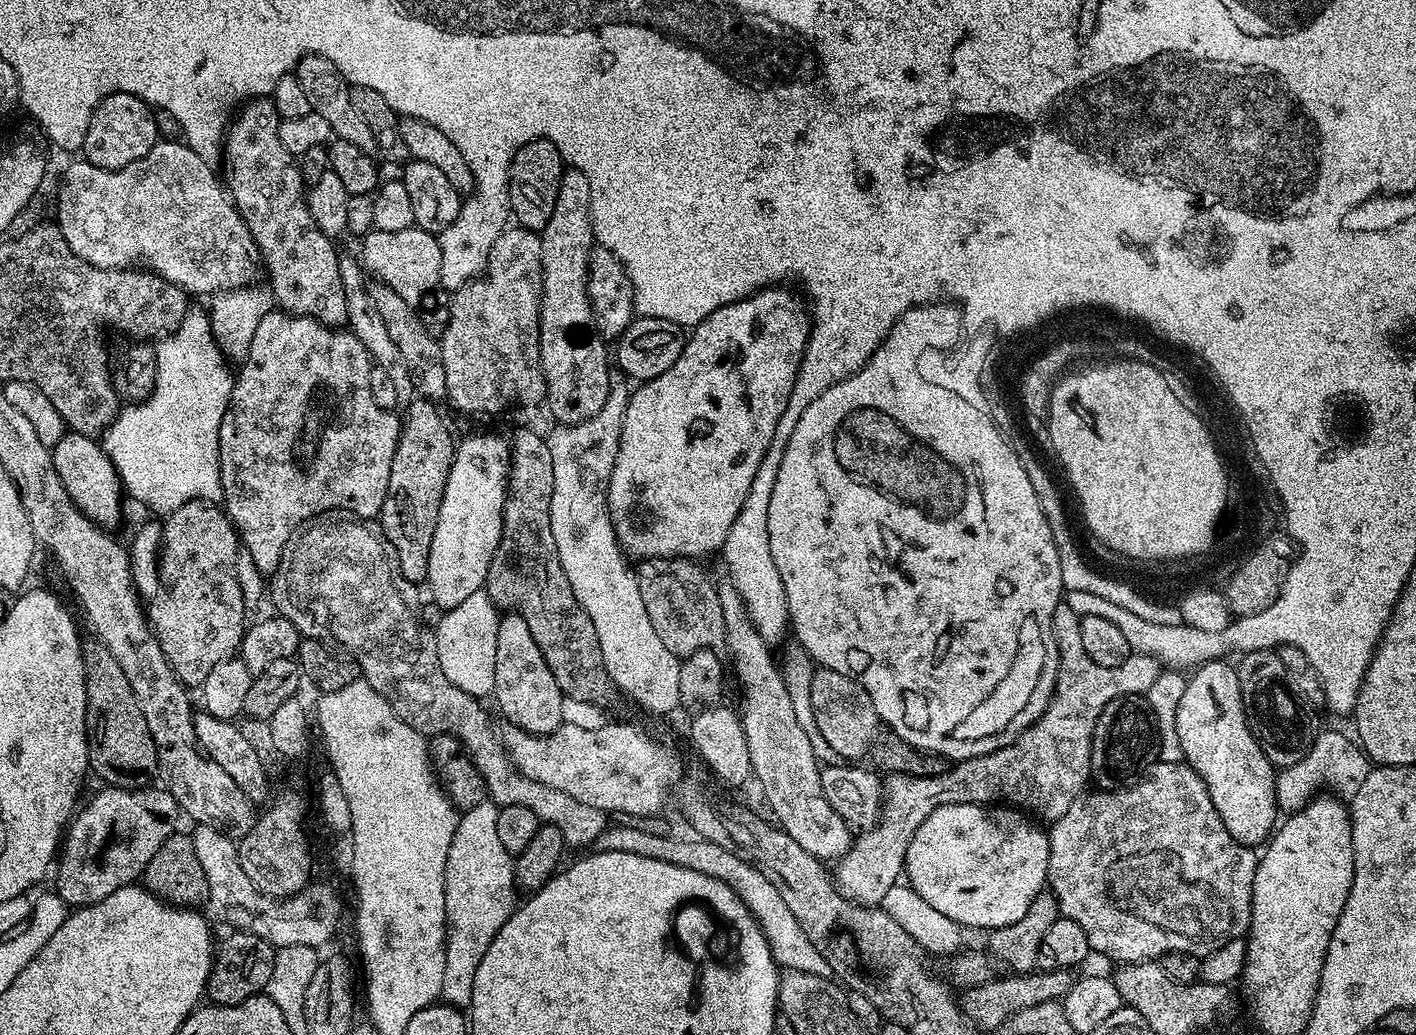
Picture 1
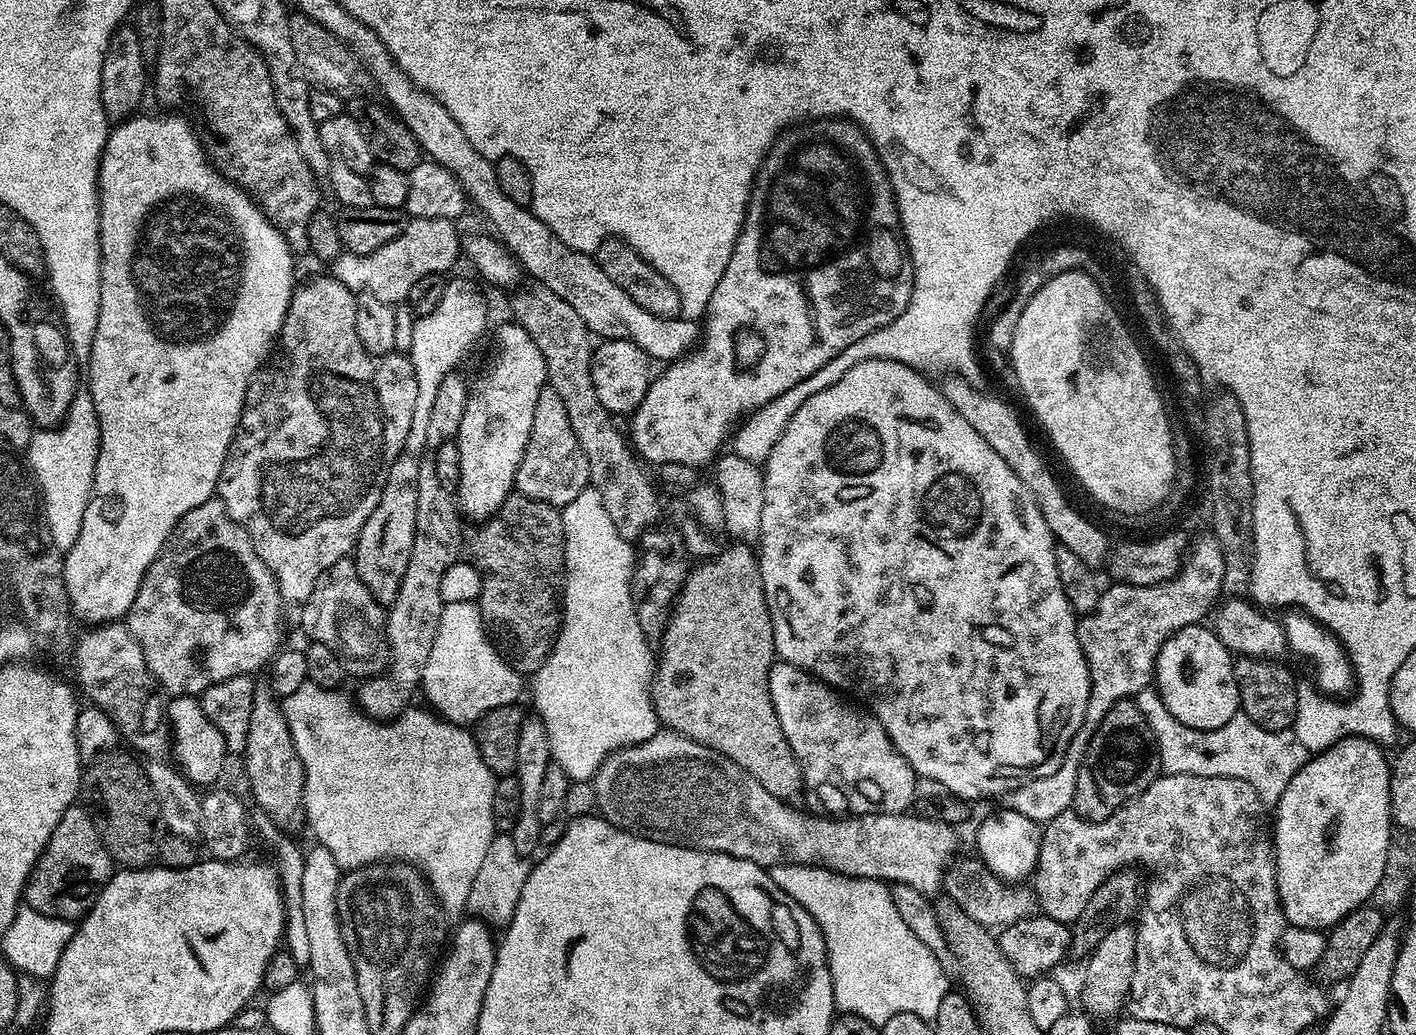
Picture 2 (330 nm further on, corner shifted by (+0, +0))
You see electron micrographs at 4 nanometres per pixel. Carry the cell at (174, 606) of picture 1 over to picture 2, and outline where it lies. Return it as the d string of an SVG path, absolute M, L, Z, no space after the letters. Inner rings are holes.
M213 498L202 502L202 506L194 506L194 510L187 512L176 523L170 538L166 538L162 550L158 550L154 562L150 562L150 566L142 578L142 586L138 586L138 594L128 611L126 623L130 634L136 639L138 646L142 650L145 669L149 673L152 671L154 679L160 680L161 686L168 691L167 695L169 697L199 697L200 693L210 686L214 686L218 682L226 682L226 678L256 674L256 671L263 664L265 667L272 657L281 651L280 635L284 632L284 624L280 621L280 612L282 613L282 601L280 599L280 591L276 585L276 579L270 574L266 562L262 562L262 558L258 558L258 554L252 545L250 534L246 534L243 526L238 522L234 522L234 518L230 518L230 514L226 510L226 502L222 502L219 498Z

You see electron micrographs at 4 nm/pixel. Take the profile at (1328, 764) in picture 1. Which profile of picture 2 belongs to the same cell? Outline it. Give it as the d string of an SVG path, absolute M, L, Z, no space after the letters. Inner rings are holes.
M1155 687L1143 688L1134 699L1156 739L1156 753L1160 755L1161 769L1169 776L1190 774L1206 778L1242 778L1254 786L1265 806L1275 806L1282 794L1286 794L1290 778L1294 778L1294 774L1298 774L1300 767L1310 759L1310 754L1291 730L1266 730L1243 714L1230 718L1226 726L1198 730L1178 722L1178 718L1166 710L1166 702L1162 702Z

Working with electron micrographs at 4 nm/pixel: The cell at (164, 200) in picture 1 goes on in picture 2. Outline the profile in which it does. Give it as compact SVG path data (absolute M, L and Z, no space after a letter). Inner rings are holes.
M412 218L405 223L402 234L382 250L374 250L369 256L359 256L353 252L341 251L339 258L331 261L330 272L342 286L351 292L369 292L374 298L393 306L407 301L410 289L418 278L426 274L448 274L448 271L462 256L462 236L456 233L457 225L446 218Z

